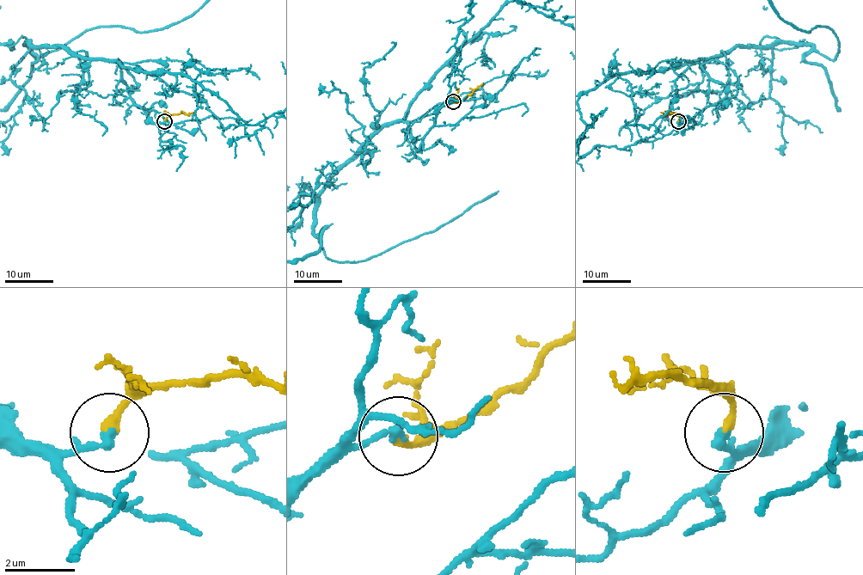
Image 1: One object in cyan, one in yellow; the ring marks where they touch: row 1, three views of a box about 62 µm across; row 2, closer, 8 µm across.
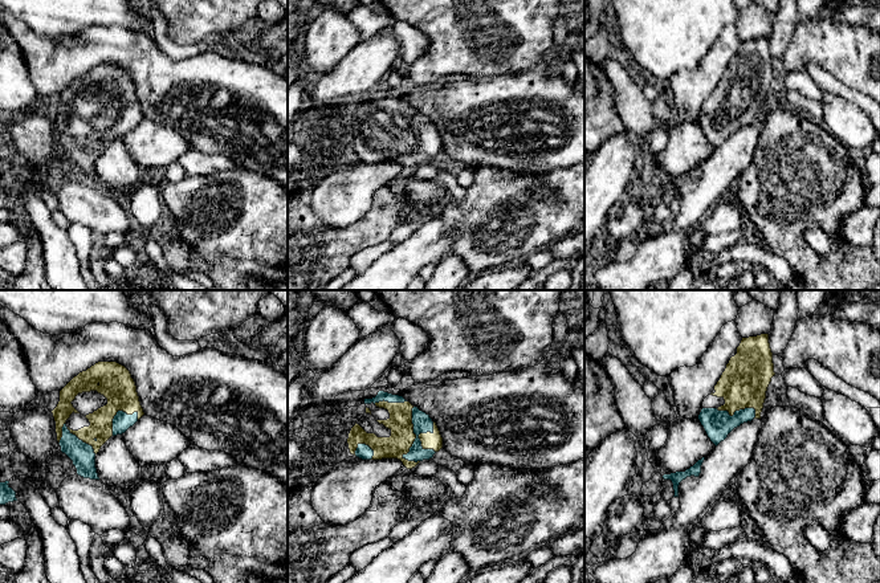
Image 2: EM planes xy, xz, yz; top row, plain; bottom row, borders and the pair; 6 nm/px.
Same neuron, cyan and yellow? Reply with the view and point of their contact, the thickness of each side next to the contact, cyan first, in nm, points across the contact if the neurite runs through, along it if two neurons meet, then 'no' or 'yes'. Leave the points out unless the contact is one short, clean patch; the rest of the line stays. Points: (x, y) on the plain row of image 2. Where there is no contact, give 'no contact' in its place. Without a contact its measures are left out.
contact xz (415, 142); calibres 120 and 150 nm; yes

